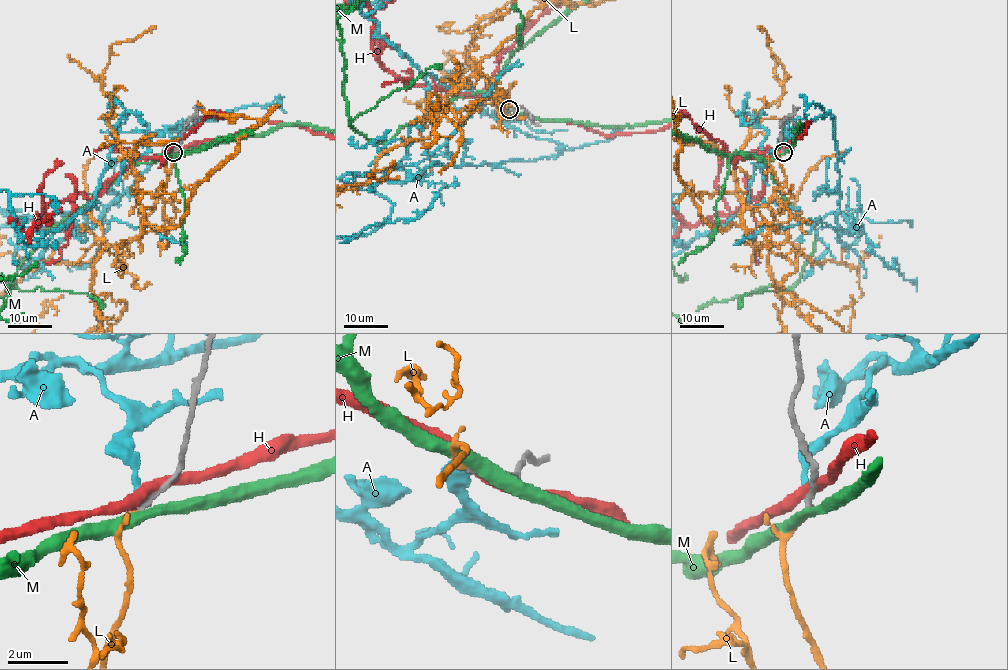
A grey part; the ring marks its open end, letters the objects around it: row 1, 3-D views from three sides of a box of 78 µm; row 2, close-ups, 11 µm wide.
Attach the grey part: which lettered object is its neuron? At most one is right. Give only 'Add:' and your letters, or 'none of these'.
Add: L

